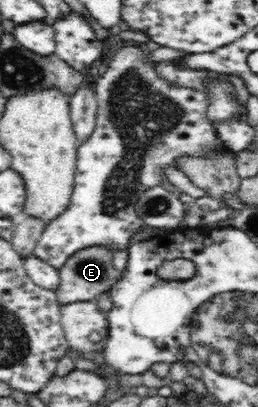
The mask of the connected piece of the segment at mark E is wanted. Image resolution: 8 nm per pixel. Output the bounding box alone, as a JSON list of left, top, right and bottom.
[55,244,123,305]

